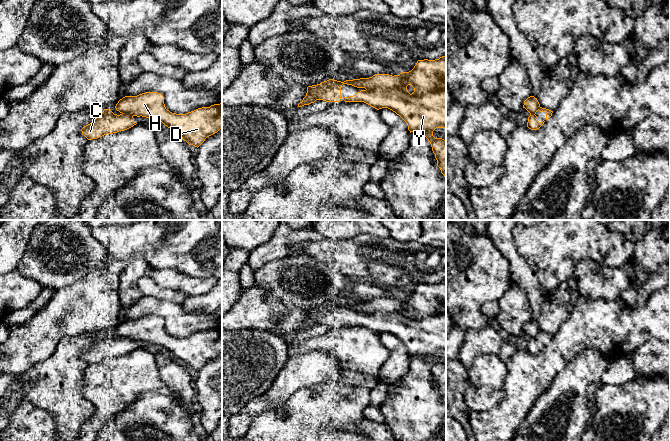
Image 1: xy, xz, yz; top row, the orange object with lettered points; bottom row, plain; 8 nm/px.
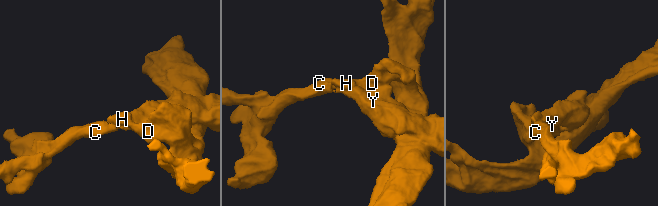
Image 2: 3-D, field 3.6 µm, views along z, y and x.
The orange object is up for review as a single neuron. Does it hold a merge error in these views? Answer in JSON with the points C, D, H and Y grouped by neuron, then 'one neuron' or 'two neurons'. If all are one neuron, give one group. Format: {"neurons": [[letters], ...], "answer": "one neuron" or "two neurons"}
{"neurons": [["C", "Y"], ["D", "H"]], "answer": "two neurons"}

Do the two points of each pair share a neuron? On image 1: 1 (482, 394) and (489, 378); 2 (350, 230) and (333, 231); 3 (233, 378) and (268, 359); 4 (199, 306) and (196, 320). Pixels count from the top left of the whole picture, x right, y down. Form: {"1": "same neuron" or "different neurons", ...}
{"1": "different neurons", "2": "same neuron", "3": "same neuron", "4": "different neurons"}

